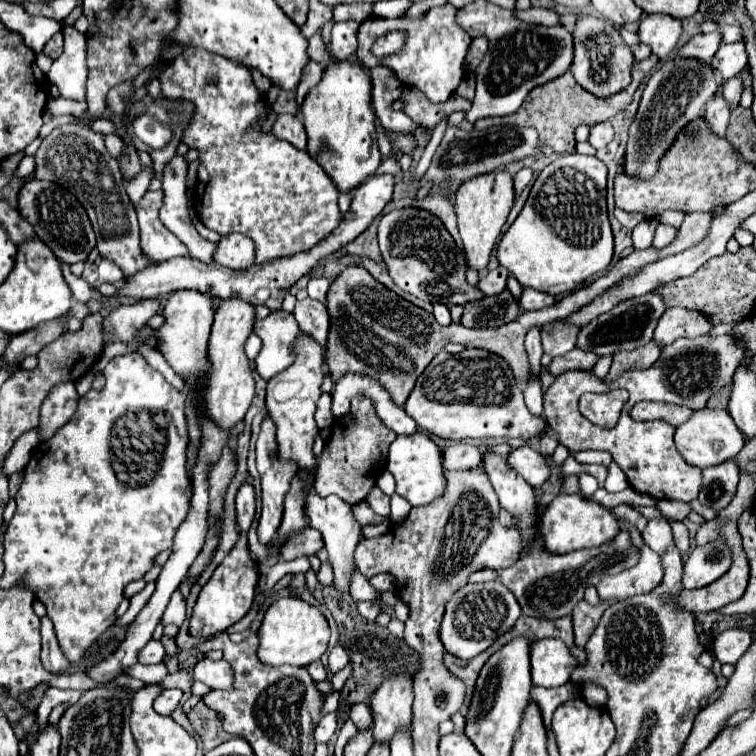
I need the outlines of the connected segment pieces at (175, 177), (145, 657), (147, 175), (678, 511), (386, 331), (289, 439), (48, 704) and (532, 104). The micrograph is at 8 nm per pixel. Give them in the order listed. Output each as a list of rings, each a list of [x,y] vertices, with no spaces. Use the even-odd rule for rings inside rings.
[[[174,157],[166,163],[166,167],[162,171],[164,199],[162,199],[162,207],[160,207],[160,221],[168,229],[172,229],[176,237],[180,237],[186,243],[192,257],[204,259],[204,263],[206,263],[206,261],[212,261],[216,243],[202,239],[192,223],[188,205],[186,205],[186,185],[184,185],[186,171],[188,171],[188,167],[186,167],[184,157]]]
[[[148,641],[140,651],[138,651],[138,661],[144,665],[150,663],[162,663],[164,659],[164,647],[160,641]]]
[[[147,167],[144,171],[140,171],[140,175],[134,177],[134,181],[130,181],[126,185],[126,193],[130,197],[130,201],[134,203],[134,207],[140,203],[140,199],[144,197],[144,193],[148,191],[148,185],[150,185],[150,179],[154,176],[153,167]]]
[[[658,500],[656,507],[664,517],[678,521],[683,521],[691,512],[690,504],[678,500]]]
[[[688,213],[684,217],[684,223],[676,235],[676,239],[664,247],[654,249],[648,247],[644,251],[634,251],[632,255],[620,259],[608,273],[598,277],[592,285],[576,289],[574,293],[558,299],[554,305],[522,313],[516,321],[500,325],[496,329],[466,329],[464,325],[448,325],[442,327],[436,323],[432,313],[426,313],[424,309],[416,307],[414,303],[398,297],[394,291],[386,289],[382,283],[378,283],[364,267],[350,265],[346,267],[330,285],[326,295],[326,309],[330,315],[330,331],[328,331],[328,343],[326,343],[326,365],[330,371],[330,379],[336,383],[340,377],[354,373],[354,375],[368,375],[372,379],[378,379],[378,383],[390,393],[392,401],[396,405],[402,405],[408,393],[412,391],[416,379],[420,373],[428,367],[432,357],[444,349],[446,343],[462,343],[466,347],[480,347],[488,351],[496,351],[498,355],[504,355],[508,359],[516,379],[528,379],[528,355],[524,351],[524,337],[530,327],[544,325],[556,319],[568,317],[572,311],[578,311],[580,307],[588,305],[592,299],[600,297],[606,289],[616,285],[620,279],[634,275],[638,269],[642,269],[648,263],[654,263],[658,259],[664,259],[668,255],[676,255],[680,251],[686,251],[698,243],[704,241],[710,229],[710,215],[708,213]]]
[[[298,333],[294,341],[294,363],[286,367],[282,373],[274,375],[268,381],[266,389],[266,411],[268,417],[276,425],[276,439],[282,459],[294,459],[300,469],[314,467],[312,445],[318,435],[318,425],[314,421],[316,403],[322,395],[322,381],[324,381],[324,349],[318,341],[306,333]]]
[[[51,687],[49,688],[37,709],[37,719],[39,728],[36,733],[28,736],[28,753],[30,754],[31,744],[35,741],[40,731],[44,728],[48,721],[48,717],[51,711],[58,705],[67,702],[69,705],[73,705],[82,696],[83,690],[72,689],[59,689]]]
[[[650,55],[648,59],[644,61],[636,61],[634,67],[632,67],[632,83],[618,91],[616,95],[612,97],[596,97],[592,93],[588,93],[586,89],[582,89],[572,73],[564,73],[536,89],[532,89],[528,93],[528,99],[524,99],[524,105],[520,111],[516,111],[514,115],[508,115],[508,117],[486,117],[486,119],[480,119],[474,123],[476,129],[486,129],[486,125],[500,125],[500,123],[518,123],[518,125],[534,125],[540,133],[540,139],[544,139],[544,143],[552,143],[552,147],[556,147],[558,153],[572,153],[574,151],[574,145],[576,145],[576,139],[574,139],[574,129],[578,125],[588,125],[592,127],[592,123],[600,123],[600,121],[608,121],[612,119],[616,113],[624,111],[630,101],[632,101],[632,95],[634,91],[638,89],[638,85],[642,83],[642,79],[656,67],[658,63],[658,57],[656,55]]]

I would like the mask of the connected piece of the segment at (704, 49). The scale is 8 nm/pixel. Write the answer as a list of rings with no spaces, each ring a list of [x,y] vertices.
[[[720,31],[716,33],[706,33],[706,35],[696,35],[692,37],[680,51],[678,55],[684,59],[698,59],[702,63],[708,63],[712,55],[720,47]]]

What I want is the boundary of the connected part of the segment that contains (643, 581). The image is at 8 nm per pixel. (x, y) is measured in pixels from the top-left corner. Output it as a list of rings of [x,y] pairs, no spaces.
[[[638,541],[640,545],[640,561],[632,569],[626,569],[614,577],[604,577],[596,589],[600,599],[628,599],[632,595],[650,593],[660,585],[664,577],[664,569],[660,563],[660,555],[656,555],[648,545]]]

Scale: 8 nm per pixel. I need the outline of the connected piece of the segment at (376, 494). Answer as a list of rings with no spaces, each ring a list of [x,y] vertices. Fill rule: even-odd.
[[[374,487],[374,489],[368,493],[366,503],[368,503],[368,505],[370,505],[378,515],[388,517],[388,513],[390,513],[390,497],[384,495],[378,487]]]

